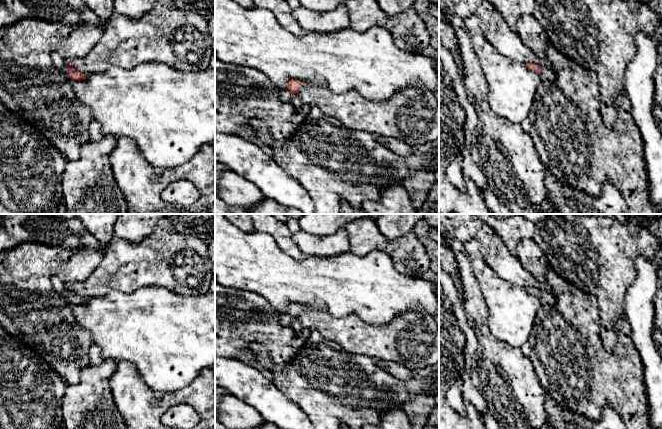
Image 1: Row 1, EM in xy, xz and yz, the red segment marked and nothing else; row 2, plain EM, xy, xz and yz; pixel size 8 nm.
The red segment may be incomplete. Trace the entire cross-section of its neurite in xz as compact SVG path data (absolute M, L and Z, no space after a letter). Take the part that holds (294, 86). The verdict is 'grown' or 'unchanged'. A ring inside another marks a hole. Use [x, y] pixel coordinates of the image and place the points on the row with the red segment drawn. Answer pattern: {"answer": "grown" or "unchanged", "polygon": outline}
{"answer": "grown", "polygon": "M292 79L289 80L287 83L287 88L286 89L281 89L280 90L280 99L283 102L291 102L291 99L294 94L298 94L299 90L301 89L302 83L299 80Z"}

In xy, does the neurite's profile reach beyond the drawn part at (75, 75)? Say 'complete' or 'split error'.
split error

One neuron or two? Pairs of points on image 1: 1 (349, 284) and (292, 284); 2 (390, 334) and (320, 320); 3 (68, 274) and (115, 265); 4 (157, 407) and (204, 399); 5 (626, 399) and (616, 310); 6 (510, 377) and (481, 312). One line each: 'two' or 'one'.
1: one
2: one
3: two
4: one
5: two
6: one

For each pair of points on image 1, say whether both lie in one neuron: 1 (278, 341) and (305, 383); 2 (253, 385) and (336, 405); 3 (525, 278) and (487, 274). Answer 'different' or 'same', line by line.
1: different
2: different
3: different

